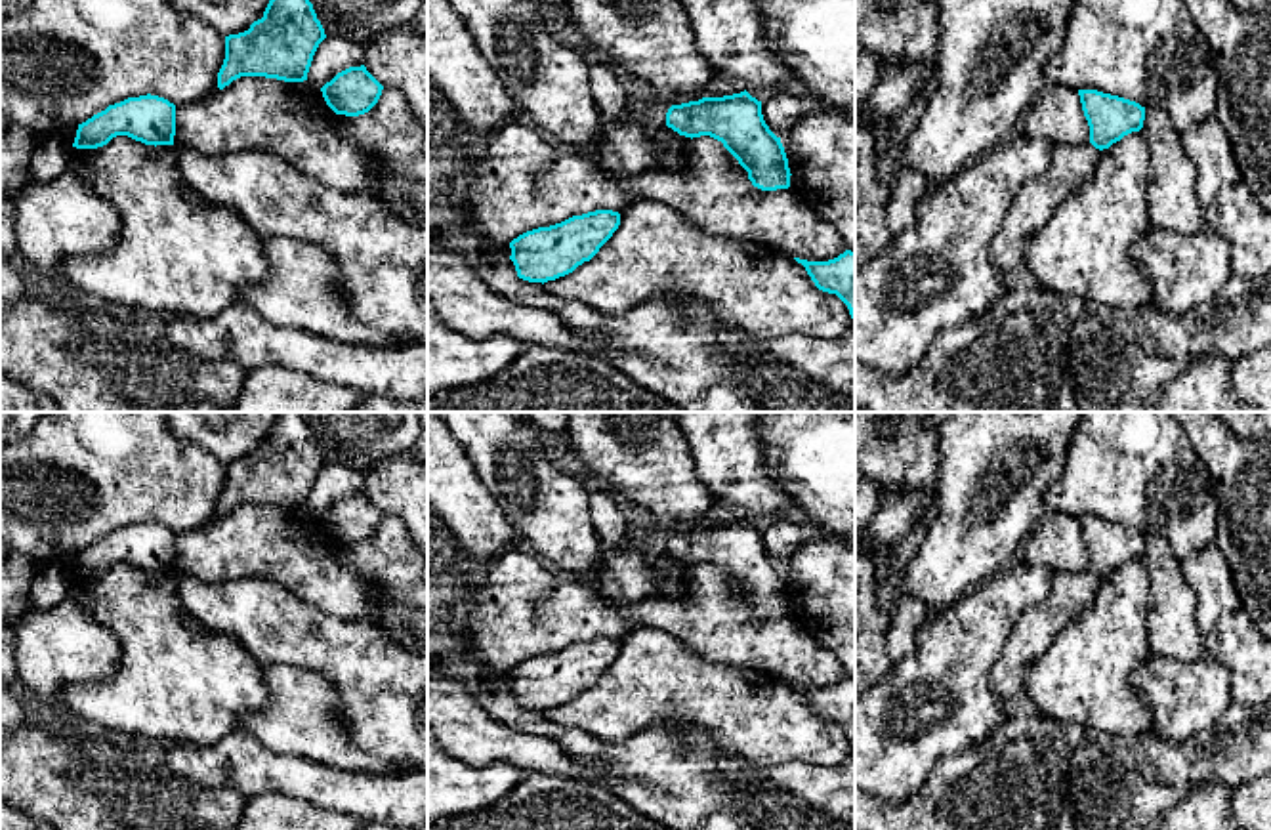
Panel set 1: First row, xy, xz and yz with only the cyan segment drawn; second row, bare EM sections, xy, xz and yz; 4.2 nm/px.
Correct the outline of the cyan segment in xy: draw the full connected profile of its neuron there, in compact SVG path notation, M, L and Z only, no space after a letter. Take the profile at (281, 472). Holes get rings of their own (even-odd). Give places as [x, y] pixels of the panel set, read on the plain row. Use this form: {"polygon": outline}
{"polygon": "M282 412L269 427L261 446L244 460L225 464L218 515L223 517L240 504L303 509L324 466L305 414Z"}

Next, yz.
{"polygon": "M1078 517L1078 523L1090 553L1090 571L1095 576L1109 576L1143 555L1145 534L1139 530L1097 517Z"}

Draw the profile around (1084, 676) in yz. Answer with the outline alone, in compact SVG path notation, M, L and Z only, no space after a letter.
M1132 559L1099 580L1094 605L1063 626L1044 654L1027 666L1025 695L1050 719L1061 725L1078 723L1103 738L1149 731L1151 712L1132 683L1134 670L1153 653L1147 616L1147 571L1139 559Z

